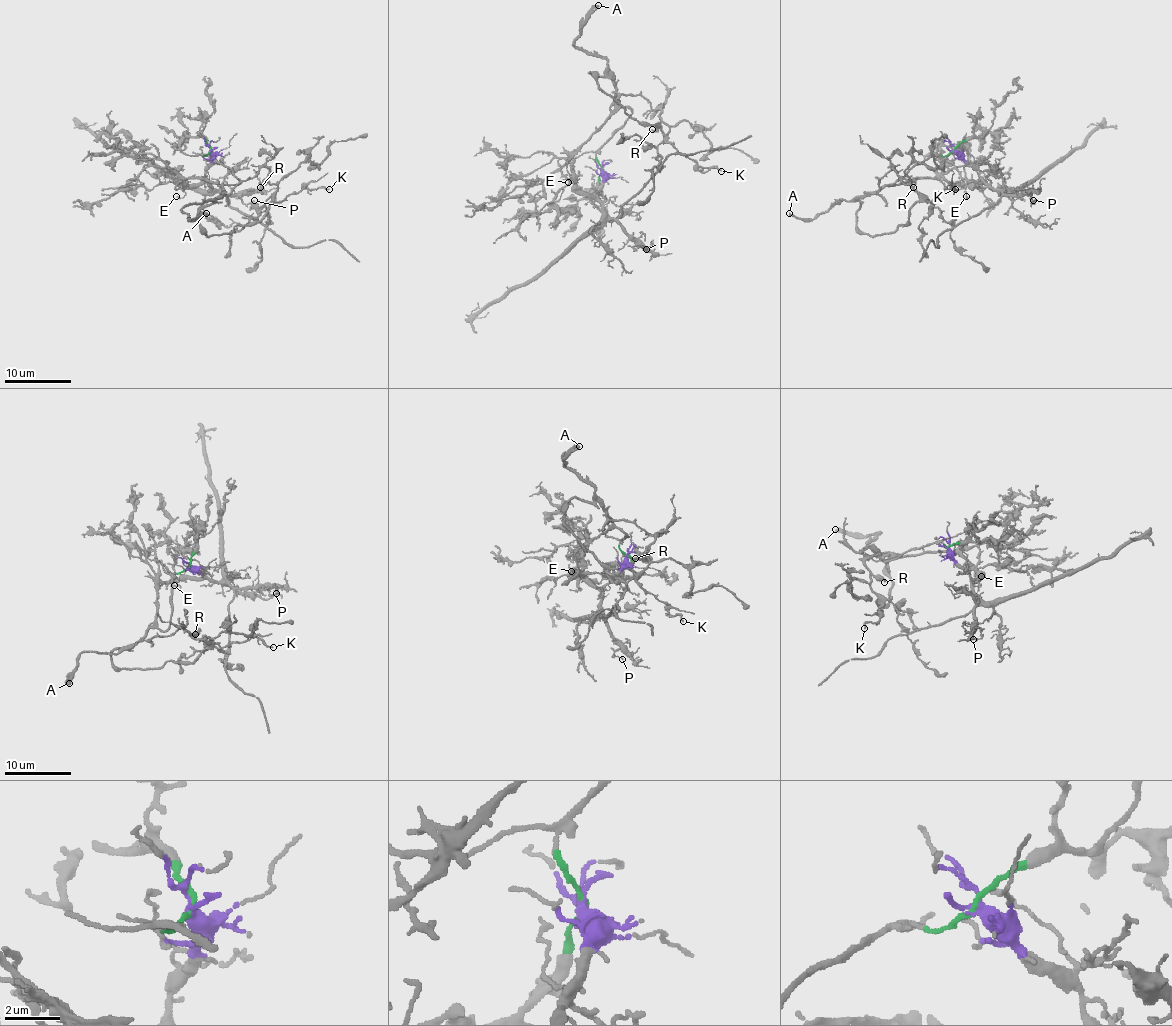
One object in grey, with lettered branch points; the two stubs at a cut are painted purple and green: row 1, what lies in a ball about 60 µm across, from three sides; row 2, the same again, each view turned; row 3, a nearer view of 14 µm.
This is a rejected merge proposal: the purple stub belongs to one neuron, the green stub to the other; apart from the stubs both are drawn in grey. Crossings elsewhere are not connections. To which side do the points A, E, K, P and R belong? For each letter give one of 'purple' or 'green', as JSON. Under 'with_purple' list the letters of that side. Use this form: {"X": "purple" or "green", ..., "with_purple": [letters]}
{"A": "green", "E": "purple", "K": "green", "P": "purple", "R": "green", "with_purple": ["E", "P"]}

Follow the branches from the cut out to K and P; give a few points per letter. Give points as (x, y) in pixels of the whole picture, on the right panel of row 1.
K: (953, 150), (915, 165), (877, 195), (879, 180), (893, 166), (902, 181), (927, 201), (950, 185), (955, 190)
P: (953, 150), (1005, 195), (1028, 193), (1033, 203), (1030, 203), (1033, 200)

